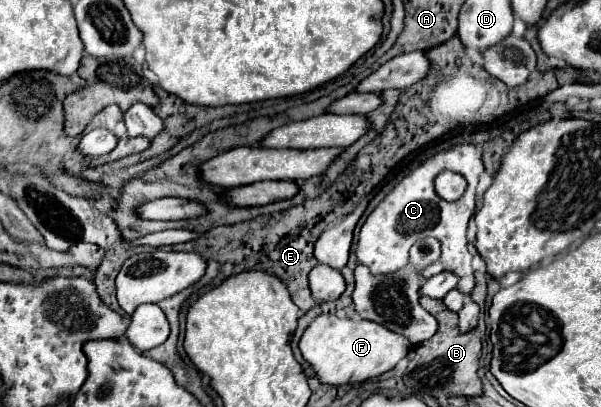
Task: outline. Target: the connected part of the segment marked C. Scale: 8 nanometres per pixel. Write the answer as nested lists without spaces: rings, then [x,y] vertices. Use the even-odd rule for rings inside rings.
[[[460,143],[460,145],[452,145],[452,147],[432,155],[430,159],[420,163],[416,169],[412,169],[378,203],[378,207],[366,217],[366,221],[360,229],[360,239],[358,239],[358,249],[356,249],[358,261],[362,265],[368,265],[372,273],[394,273],[406,265],[408,251],[414,245],[414,241],[424,237],[424,235],[430,235],[442,243],[442,255],[436,263],[426,267],[422,271],[422,275],[428,279],[428,277],[434,277],[442,271],[454,271],[460,277],[458,289],[466,291],[466,295],[470,297],[470,291],[474,287],[474,275],[472,275],[472,267],[470,267],[472,255],[468,251],[466,227],[468,227],[468,219],[476,207],[474,205],[474,191],[478,185],[478,177],[484,169],[480,157],[482,157],[482,149],[478,145]],[[444,169],[456,171],[468,181],[466,193],[456,203],[442,201],[434,191],[434,177]]]

